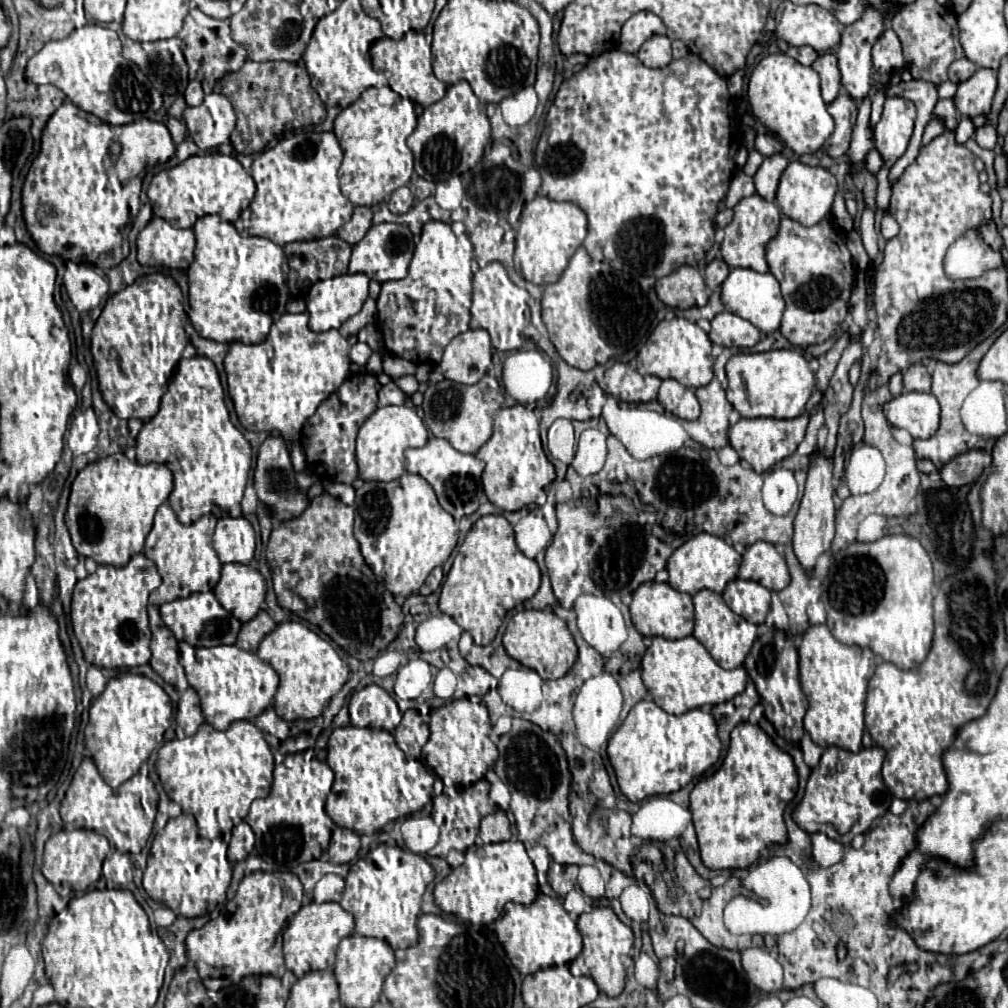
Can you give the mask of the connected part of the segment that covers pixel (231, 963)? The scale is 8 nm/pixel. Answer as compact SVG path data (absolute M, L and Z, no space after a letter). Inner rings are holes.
M253 872L243 878L225 912L187 936L187 956L195 962L203 984L209 990L219 990L253 974L281 978L285 974L281 930L297 914L301 900L303 886L291 872Z

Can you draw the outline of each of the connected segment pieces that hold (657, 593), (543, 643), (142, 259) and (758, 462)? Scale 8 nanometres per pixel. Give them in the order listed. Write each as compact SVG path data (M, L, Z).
M645 582L641 584L631 602L631 620L633 626L645 636L663 636L663 638L685 638L693 634L695 612L693 612L693 598L689 594L681 594L669 584L659 582Z
M523 610L517 612L503 634L503 646L507 654L519 664L537 670L543 680L563 678L577 660L577 646L567 630L567 624L551 610Z
M153 218L137 238L137 260L141 266L187 270L193 262L193 250L193 230L173 228L163 218Z
M815 390L807 403L805 414L795 418L795 420L777 420L777 418L753 418L753 420L749 420L749 418L741 418L735 426L729 428L731 446L735 448L735 452L739 454L741 460L751 464L751 468L755 472L763 474L763 472L771 470L775 464L789 458L797 450L797 446L803 440L805 430L807 430L807 422L809 422L807 414L813 406L821 403L822 397L823 393L820 390Z

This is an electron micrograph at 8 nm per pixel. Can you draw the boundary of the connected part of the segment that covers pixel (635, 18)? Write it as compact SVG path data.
M637 12L623 24L619 50L629 52L629 54L637 54L641 44L647 38L657 36L657 34L661 34L661 36L667 34L663 20L659 16L655 16L653 12Z

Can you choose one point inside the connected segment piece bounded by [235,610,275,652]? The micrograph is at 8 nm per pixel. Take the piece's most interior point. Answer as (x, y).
(252, 633)

